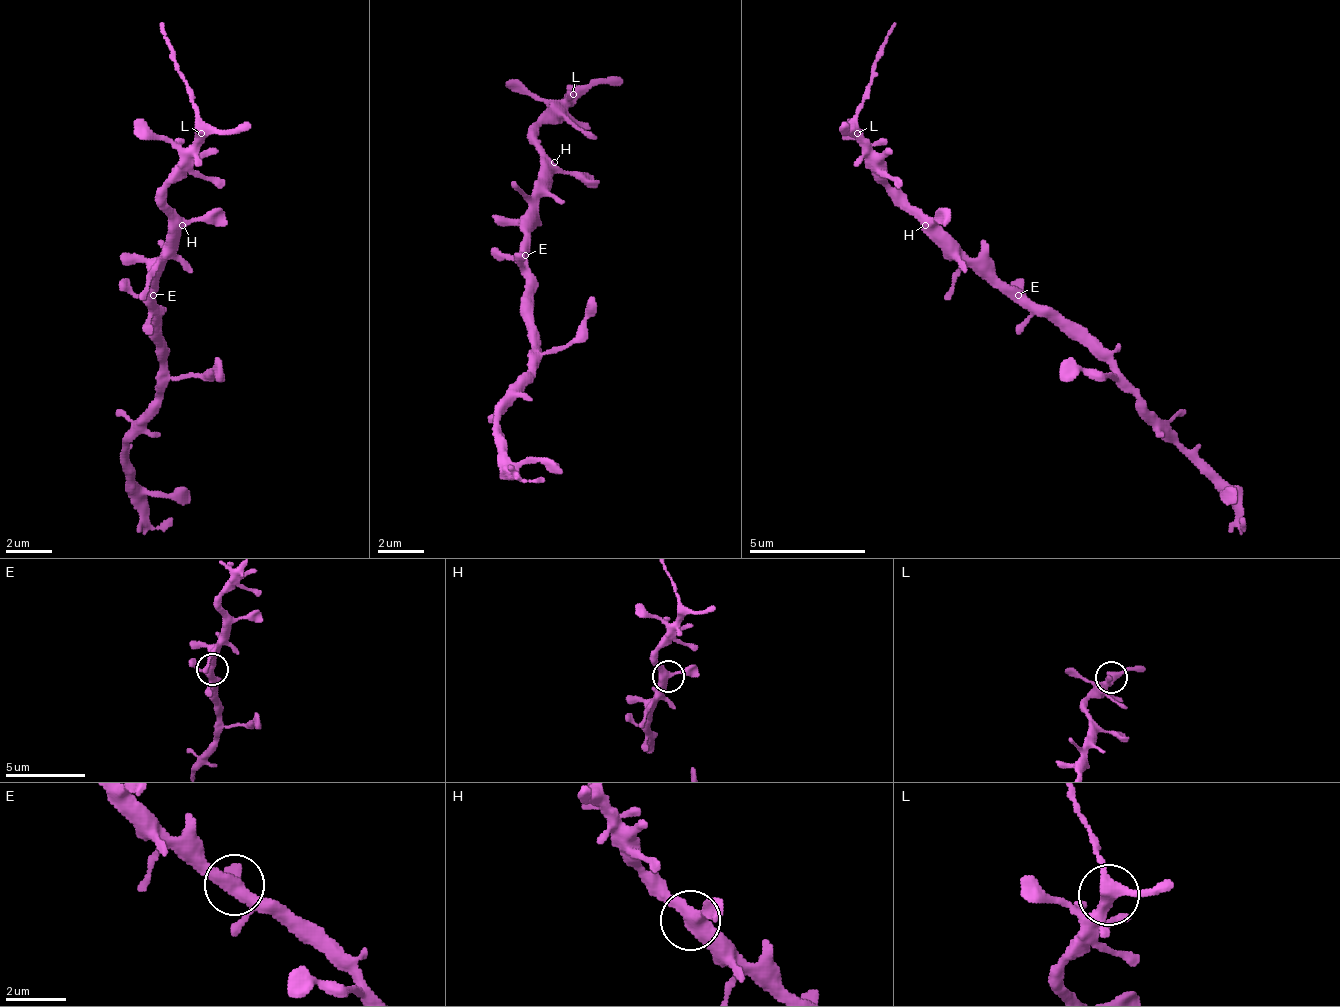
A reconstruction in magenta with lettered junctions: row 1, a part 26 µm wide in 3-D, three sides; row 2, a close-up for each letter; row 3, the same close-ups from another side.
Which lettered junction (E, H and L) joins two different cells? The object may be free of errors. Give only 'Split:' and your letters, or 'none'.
Split: none

